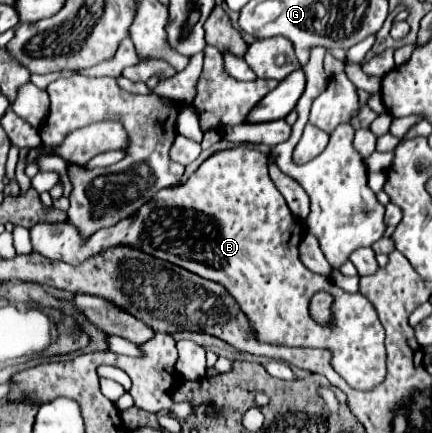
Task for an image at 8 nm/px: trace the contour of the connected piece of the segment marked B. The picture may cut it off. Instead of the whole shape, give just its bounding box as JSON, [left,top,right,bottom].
[30,146,386,390]

